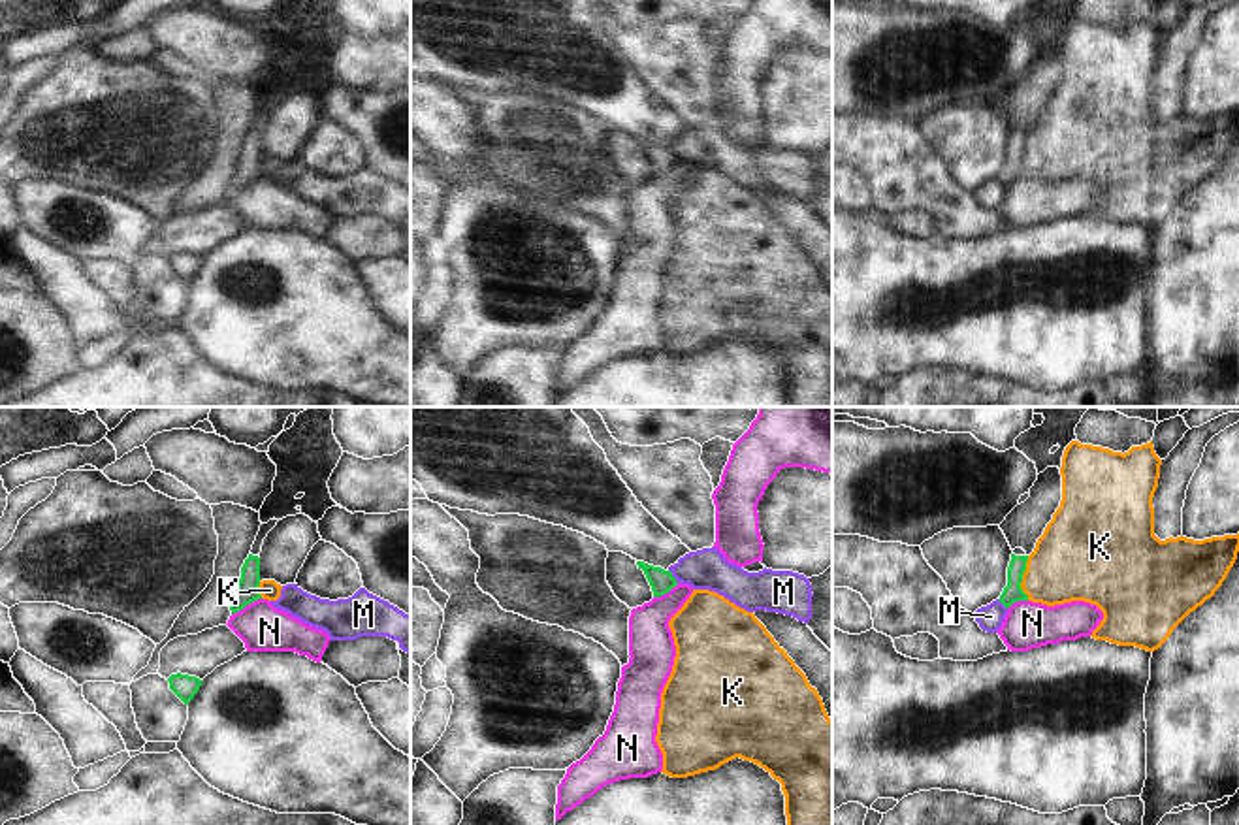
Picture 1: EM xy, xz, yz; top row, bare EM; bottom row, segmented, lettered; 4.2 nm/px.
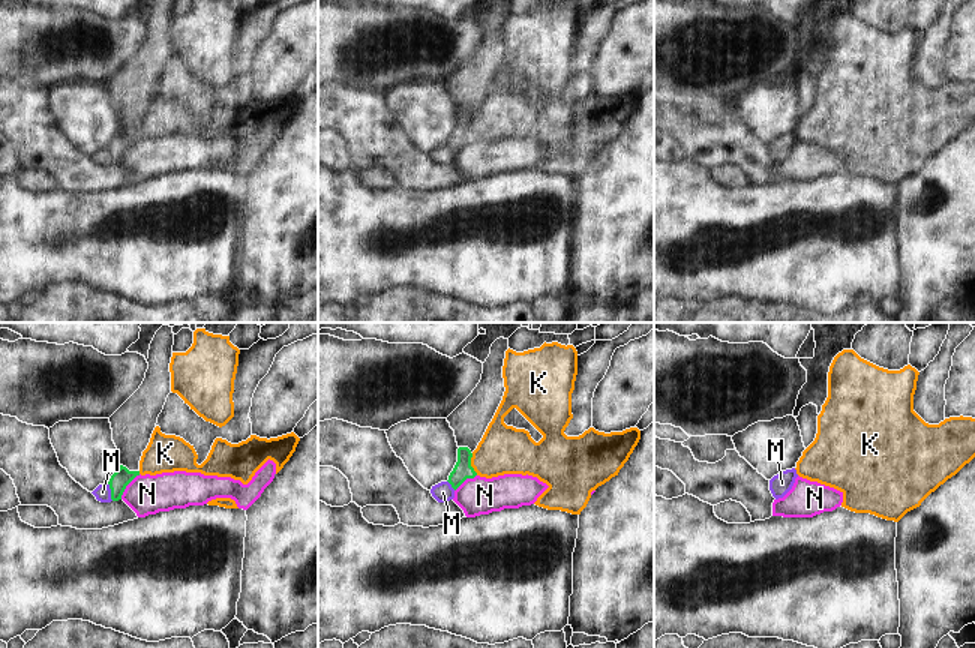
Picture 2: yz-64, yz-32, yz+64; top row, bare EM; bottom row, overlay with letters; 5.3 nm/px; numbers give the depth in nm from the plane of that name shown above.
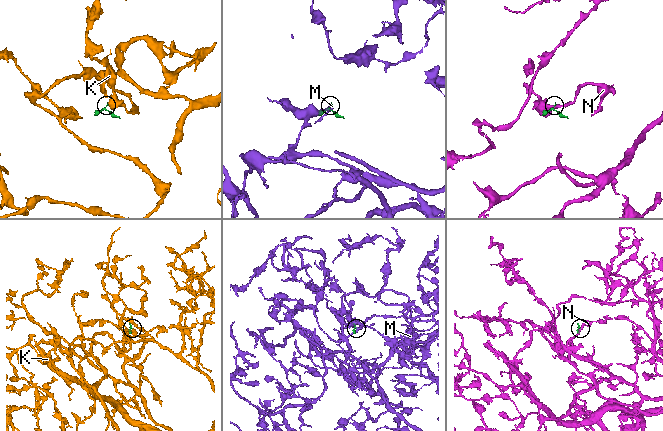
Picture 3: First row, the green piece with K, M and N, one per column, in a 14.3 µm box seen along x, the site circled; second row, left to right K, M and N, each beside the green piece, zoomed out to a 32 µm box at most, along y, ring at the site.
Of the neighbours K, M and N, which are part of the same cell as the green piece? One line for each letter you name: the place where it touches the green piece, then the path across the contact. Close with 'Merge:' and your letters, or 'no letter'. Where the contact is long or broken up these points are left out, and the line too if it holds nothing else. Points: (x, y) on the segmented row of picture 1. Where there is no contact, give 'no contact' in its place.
Merge: no letter

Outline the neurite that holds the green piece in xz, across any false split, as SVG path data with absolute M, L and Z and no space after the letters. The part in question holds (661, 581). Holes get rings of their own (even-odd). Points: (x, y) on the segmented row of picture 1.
M636 561L636 565L638 565L638 569L644 571L644 574L652 586L653 597L661 597L661 595L668 593L674 586L678 586L678 582L670 571L648 565L644 561Z

